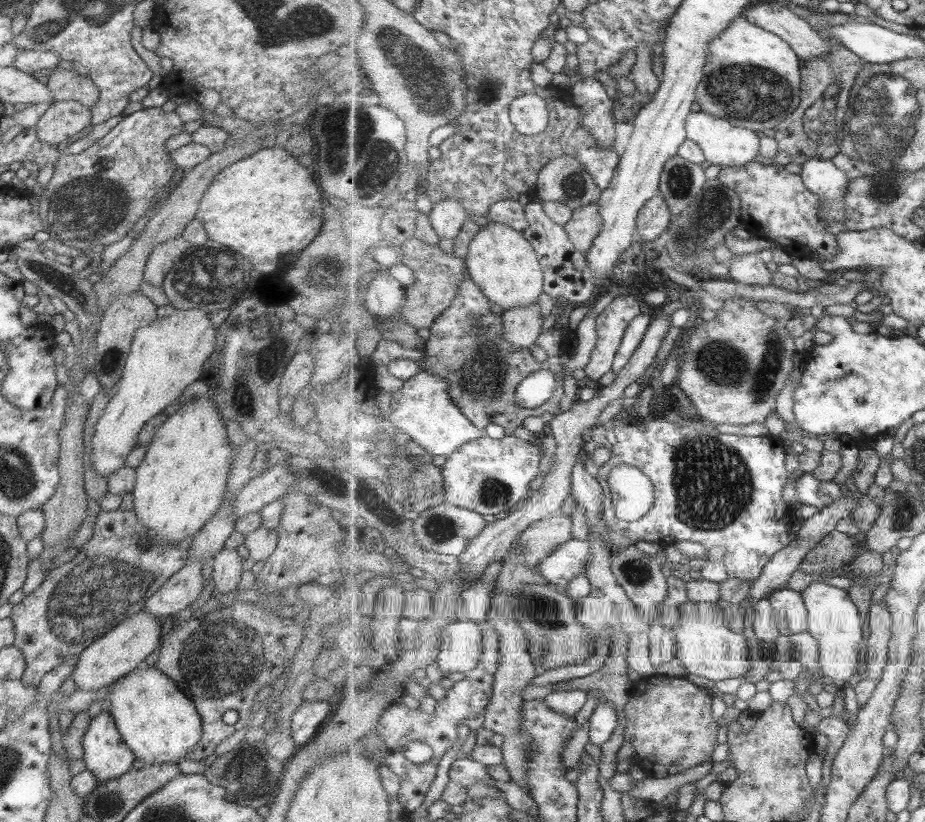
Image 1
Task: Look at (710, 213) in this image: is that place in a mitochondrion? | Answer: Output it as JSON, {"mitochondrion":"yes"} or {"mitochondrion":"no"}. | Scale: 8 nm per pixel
{"mitochondrion":"yes"}

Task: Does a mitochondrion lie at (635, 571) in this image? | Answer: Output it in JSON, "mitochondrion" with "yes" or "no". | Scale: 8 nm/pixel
{"mitochondrion":"yes"}

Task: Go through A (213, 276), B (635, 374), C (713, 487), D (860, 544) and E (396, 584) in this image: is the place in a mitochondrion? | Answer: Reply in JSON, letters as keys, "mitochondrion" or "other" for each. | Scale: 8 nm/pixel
{"A":"mitochondrion","B":"other","C":"mitochondrion","D":"other","E":"other"}

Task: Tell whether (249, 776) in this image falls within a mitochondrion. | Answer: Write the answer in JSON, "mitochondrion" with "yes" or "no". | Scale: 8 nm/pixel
{"mitochondrion":"yes"}

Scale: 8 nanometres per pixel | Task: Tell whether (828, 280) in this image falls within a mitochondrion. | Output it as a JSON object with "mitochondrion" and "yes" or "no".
{"mitochondrion":"no"}

